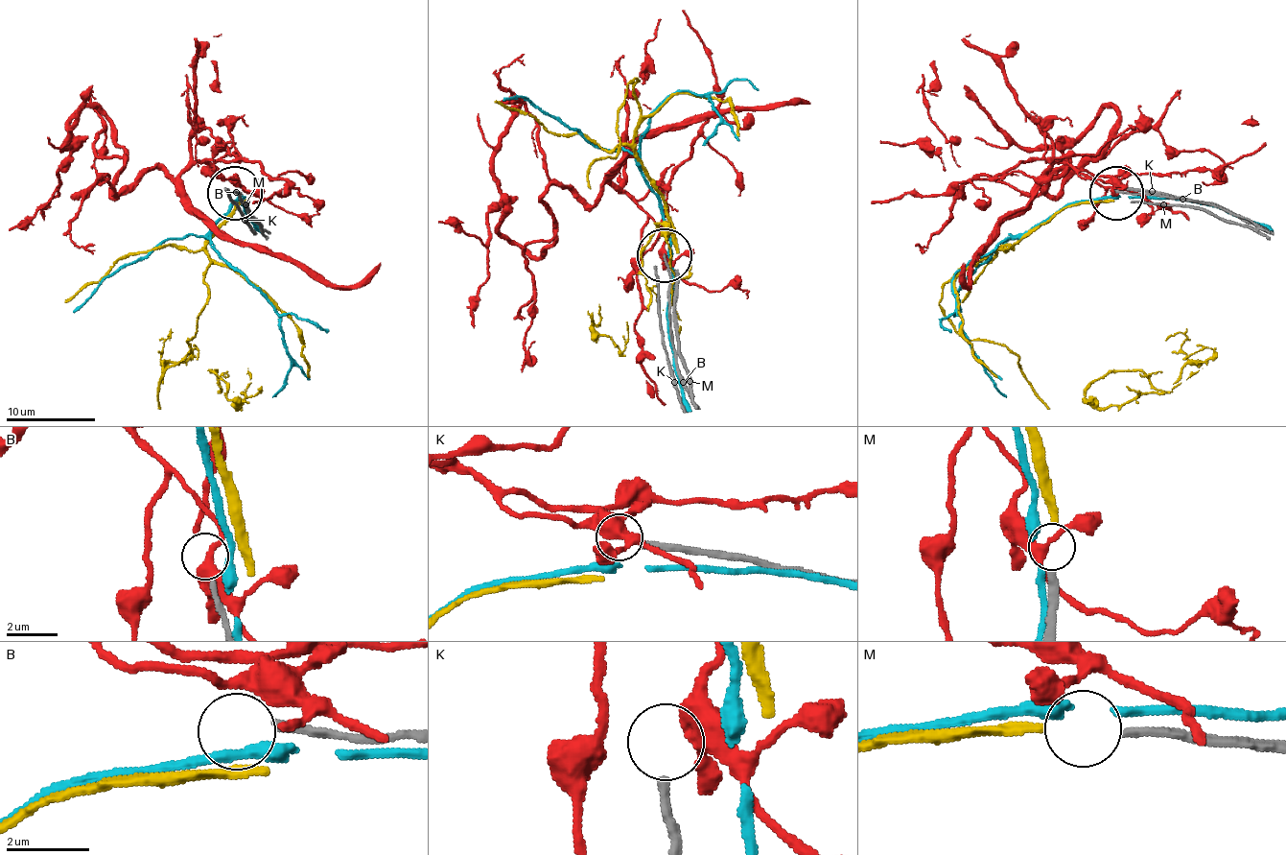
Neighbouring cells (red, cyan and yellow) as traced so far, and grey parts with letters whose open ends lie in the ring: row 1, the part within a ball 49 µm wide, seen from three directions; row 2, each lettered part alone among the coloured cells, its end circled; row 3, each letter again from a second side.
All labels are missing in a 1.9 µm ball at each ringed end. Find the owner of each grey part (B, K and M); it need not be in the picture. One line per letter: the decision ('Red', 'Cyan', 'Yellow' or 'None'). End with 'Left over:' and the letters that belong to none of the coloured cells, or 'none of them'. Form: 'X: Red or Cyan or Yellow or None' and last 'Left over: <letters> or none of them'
B: None
K: None
M: Yellow
Left over: B, K

